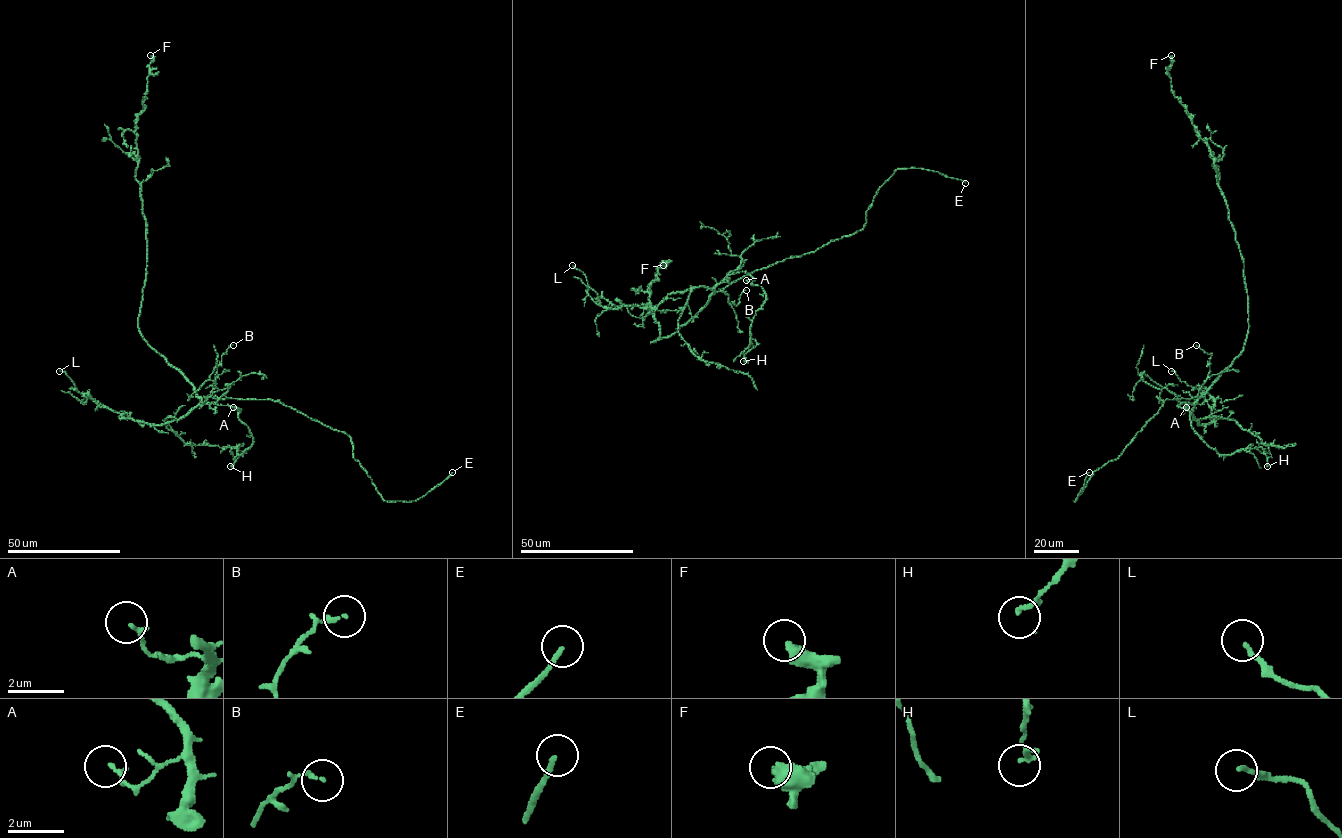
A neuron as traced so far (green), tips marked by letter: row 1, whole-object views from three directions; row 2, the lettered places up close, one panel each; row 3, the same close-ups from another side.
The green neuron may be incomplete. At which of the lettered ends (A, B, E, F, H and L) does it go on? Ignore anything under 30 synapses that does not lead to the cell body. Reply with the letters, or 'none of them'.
E

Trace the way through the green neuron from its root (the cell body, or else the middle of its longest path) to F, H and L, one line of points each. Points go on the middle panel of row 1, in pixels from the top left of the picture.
F: (699, 311), (670, 335), (651, 342), (660, 337), (660, 326), (654, 313), (648, 313), (648, 290), (663, 265)
H: (699, 311), (728, 275), (747, 273), (751, 284), (762, 287), (765, 300), (755, 312), (743, 361)
L: (699, 311), (711, 289), (672, 292), (654, 306), (605, 308), (589, 295), (585, 275), (572, 265)

